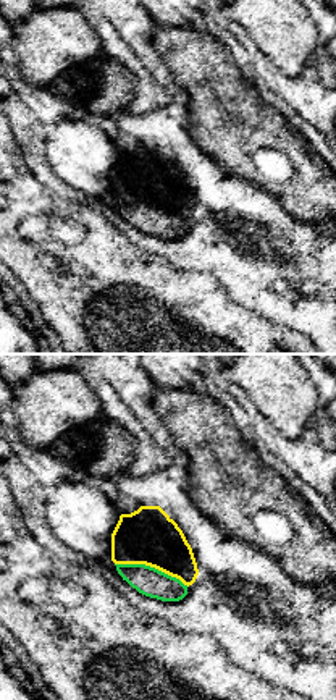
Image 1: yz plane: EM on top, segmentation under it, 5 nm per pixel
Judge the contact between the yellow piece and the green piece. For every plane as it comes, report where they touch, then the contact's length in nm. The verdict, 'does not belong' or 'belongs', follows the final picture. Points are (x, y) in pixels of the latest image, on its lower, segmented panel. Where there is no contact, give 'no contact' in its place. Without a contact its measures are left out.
meets yellow at (152, 566); contact 380 nm long

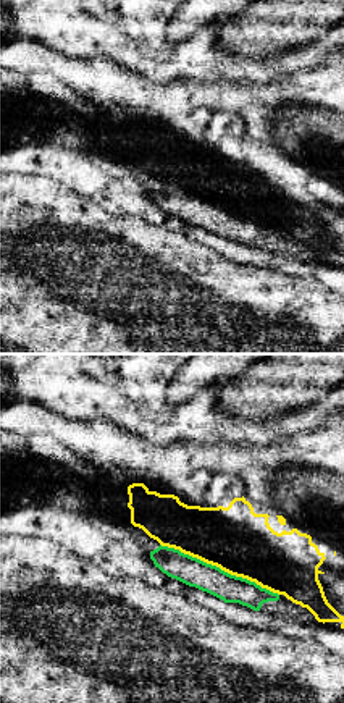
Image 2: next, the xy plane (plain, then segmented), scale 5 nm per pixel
meets yellow at (220, 568); contact 650 nm long

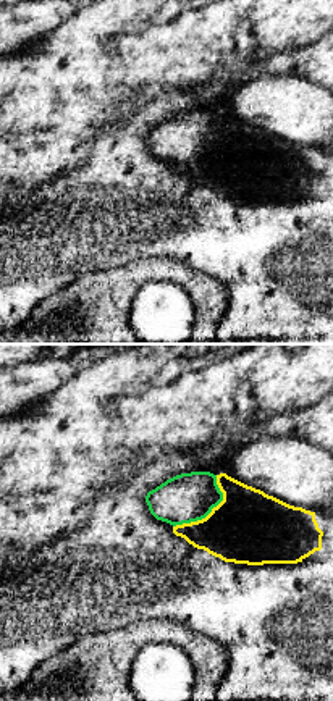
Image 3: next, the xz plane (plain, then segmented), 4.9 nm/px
meets yellow at (210, 512); contact 340 nm long

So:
belongs

